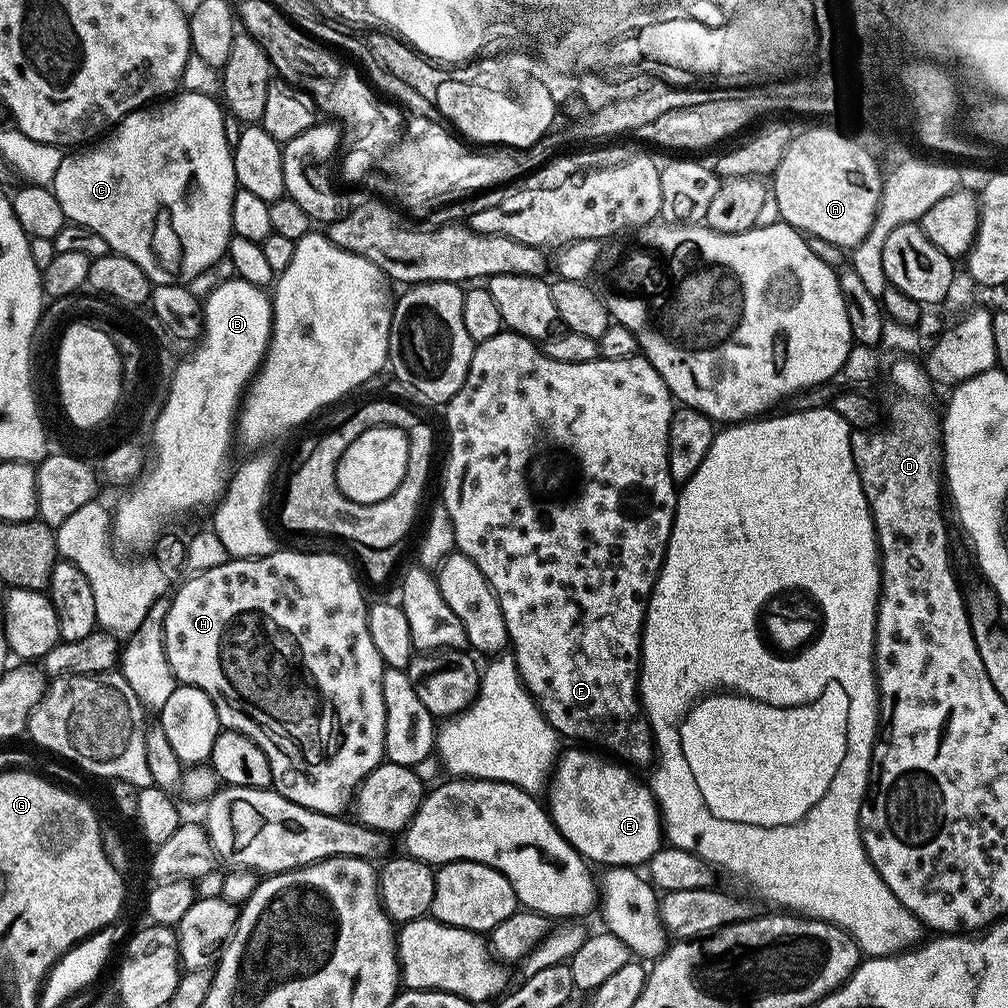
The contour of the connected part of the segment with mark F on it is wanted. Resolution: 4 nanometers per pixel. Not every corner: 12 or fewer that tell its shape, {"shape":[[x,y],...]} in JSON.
{"shape":[[505,330],[442,507],[561,737],[657,751],[640,635],[678,488],[642,354]]}

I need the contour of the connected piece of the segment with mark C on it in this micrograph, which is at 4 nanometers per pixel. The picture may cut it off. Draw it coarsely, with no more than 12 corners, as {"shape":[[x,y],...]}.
{"shape":[[177,91],[69,151],[50,187],[153,285],[226,255],[216,96]]}

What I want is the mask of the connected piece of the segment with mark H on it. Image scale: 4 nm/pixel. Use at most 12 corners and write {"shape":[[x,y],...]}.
{"shape":[[332,552],[187,577],[164,646],[290,802],[385,759],[385,662]]}

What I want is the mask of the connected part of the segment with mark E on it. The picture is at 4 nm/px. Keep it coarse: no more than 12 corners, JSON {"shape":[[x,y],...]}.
{"shape":[[580,746],[546,785],[556,829],[593,865],[647,865],[647,783]]}

